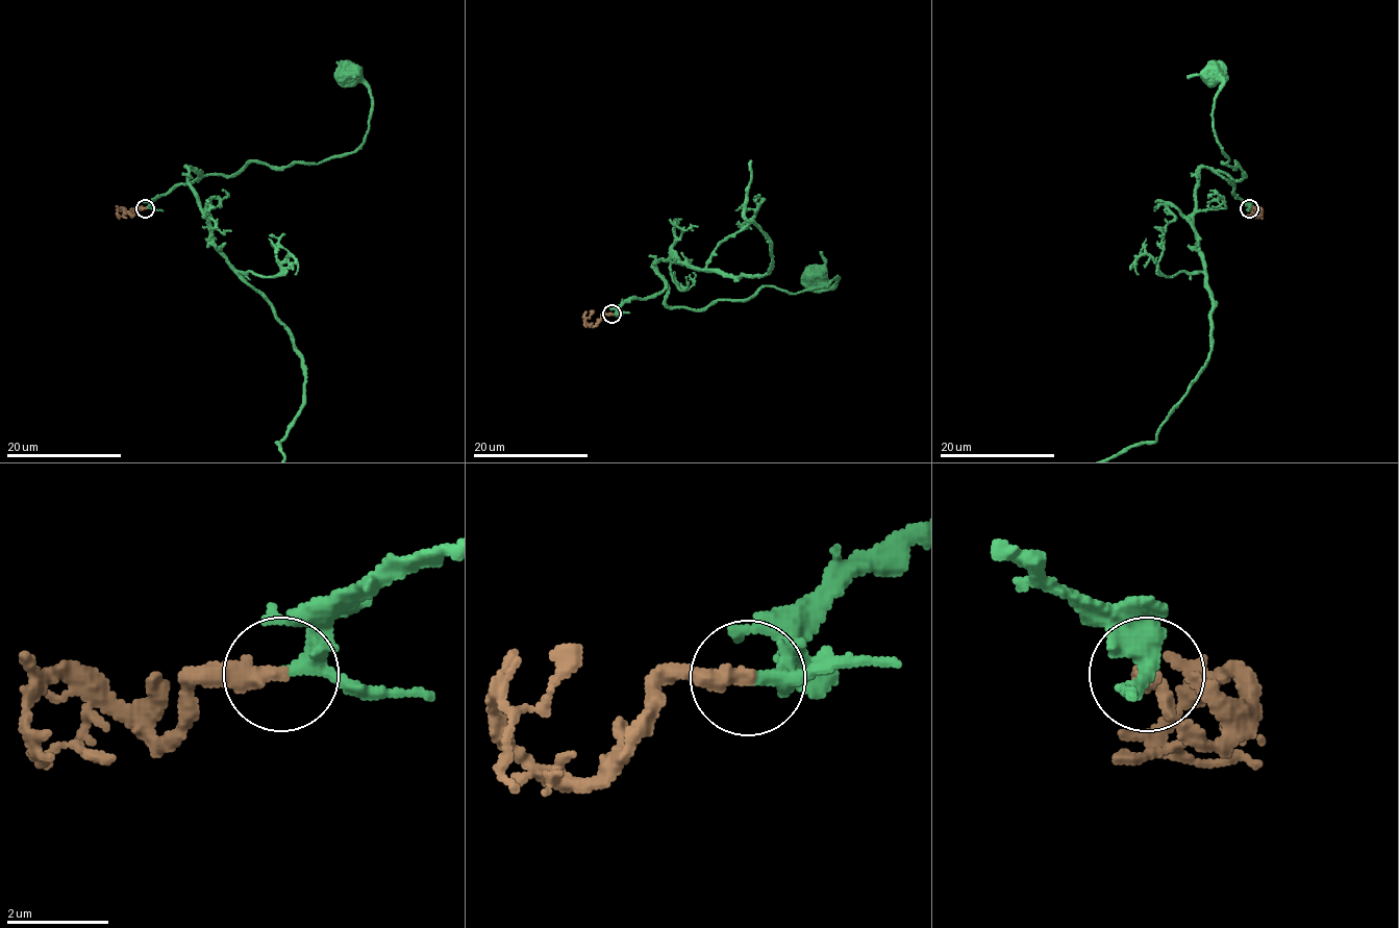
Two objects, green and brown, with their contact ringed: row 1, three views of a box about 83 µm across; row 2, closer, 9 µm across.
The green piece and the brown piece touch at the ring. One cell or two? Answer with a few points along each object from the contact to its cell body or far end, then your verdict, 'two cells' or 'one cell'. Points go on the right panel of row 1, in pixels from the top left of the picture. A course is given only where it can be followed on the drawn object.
course green (1249, 207), (1222, 174), (1245, 176), (1234, 161), (1222, 162), (1229, 160), (1213, 127), (1222, 82), (1210, 73); course brown (1249, 207), (1253, 214), (1260, 210), (1246, 218); one cell

